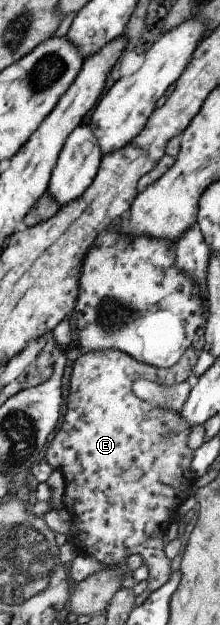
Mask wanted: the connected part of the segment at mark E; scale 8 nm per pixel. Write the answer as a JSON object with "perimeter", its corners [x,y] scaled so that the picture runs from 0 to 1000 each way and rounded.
{"perimeter":[[[855,555],[832,568],[764,589],[709,589],[668,582],[632,581],[600,571],[568,568],[568,565],[532,560],[468,560],[455,563],[386,563],[341,573],[327,581],[323,597],[314,602],[314,616],[305,622],[305,635],[295,635],[295,658],[286,658],[286,670],[268,677],[268,686],[250,690],[241,702],[223,706],[223,712],[205,718],[205,738],[241,752],[277,755],[291,766],[291,787],[282,792],[282,808],[314,819],[314,835],[350,846],[350,858],[309,867],[323,869],[350,888],[418,888],[441,898],[455,898],[477,907],[555,907],[555,901],[591,886],[623,885],[645,891],[645,902],[673,912],[673,920],[645,939],[668,942],[677,949],[732,939],[759,928],[777,926],[777,910],[768,909],[773,898],[741,886],[745,869],[732,858],[759,842],[786,837],[791,824],[809,824],[827,816],[814,813],[823,802],[841,802],[850,795],[877,792],[868,787],[868,776],[895,766],[895,760],[873,754],[864,741],[877,731],[882,717],[864,712],[850,699],[864,691],[864,683],[850,675],[836,675],[818,664],[786,661],[786,658],[741,658],[705,654],[677,643],[659,643],[627,635],[600,632],[595,614],[618,606],[664,606],[668,610],[705,611],[727,618],[782,618],[814,611],[841,611],[864,606],[873,587],[895,578],[905,562]]]}

